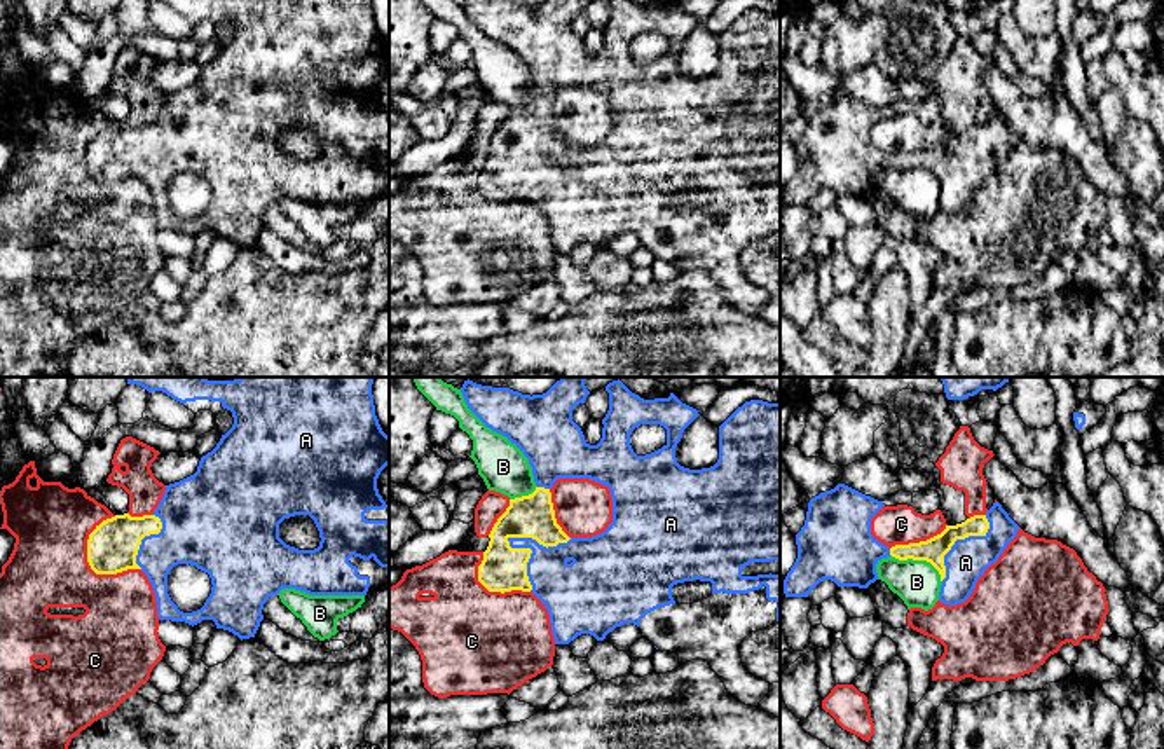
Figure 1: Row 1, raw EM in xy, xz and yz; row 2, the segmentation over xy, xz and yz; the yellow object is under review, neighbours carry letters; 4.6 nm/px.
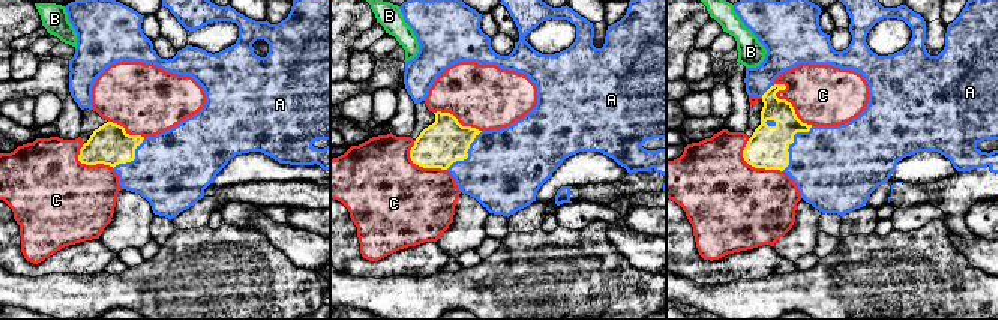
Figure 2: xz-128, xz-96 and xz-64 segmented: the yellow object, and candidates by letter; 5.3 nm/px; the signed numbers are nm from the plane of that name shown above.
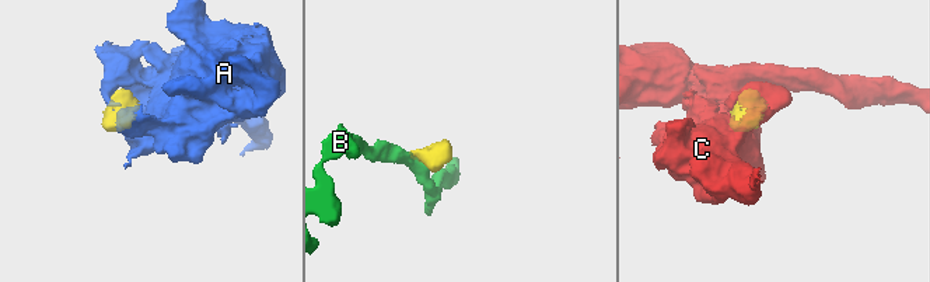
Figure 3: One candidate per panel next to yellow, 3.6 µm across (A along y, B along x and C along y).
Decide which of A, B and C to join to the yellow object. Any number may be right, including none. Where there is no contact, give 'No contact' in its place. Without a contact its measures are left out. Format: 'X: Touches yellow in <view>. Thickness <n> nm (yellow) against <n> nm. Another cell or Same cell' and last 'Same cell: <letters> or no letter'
A: Touches yellow in xz. Thickness 200 nm (yellow) against 200 nm. Same cell
B: Touches yellow in yz. Thickness 120 nm (yellow) against 200 nm. Another cell
C: Touches yellow in xy. Thickness 240 nm (yellow) against 360 nm. Another cell
Same cell: A

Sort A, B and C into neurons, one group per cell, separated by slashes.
A / B / C

